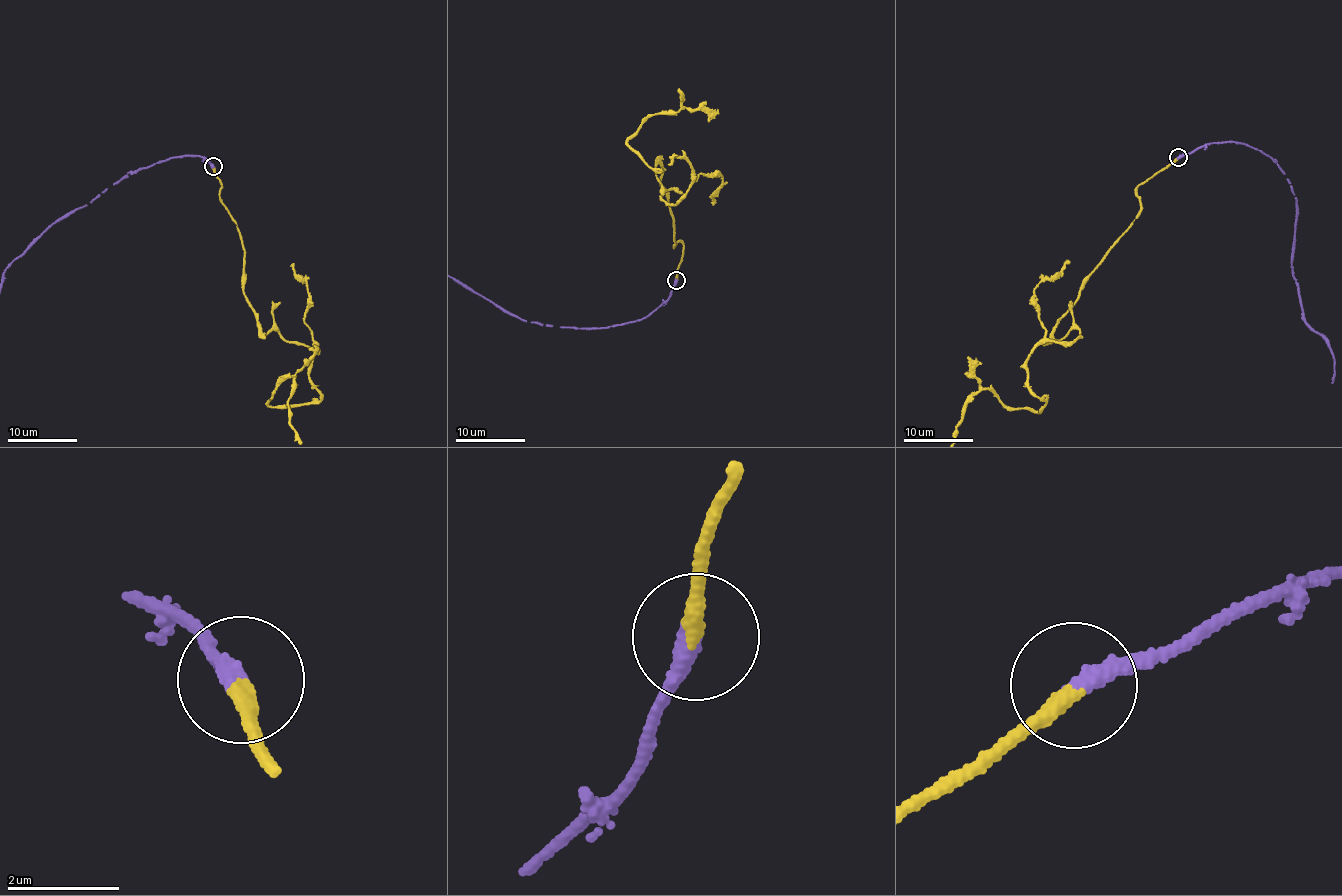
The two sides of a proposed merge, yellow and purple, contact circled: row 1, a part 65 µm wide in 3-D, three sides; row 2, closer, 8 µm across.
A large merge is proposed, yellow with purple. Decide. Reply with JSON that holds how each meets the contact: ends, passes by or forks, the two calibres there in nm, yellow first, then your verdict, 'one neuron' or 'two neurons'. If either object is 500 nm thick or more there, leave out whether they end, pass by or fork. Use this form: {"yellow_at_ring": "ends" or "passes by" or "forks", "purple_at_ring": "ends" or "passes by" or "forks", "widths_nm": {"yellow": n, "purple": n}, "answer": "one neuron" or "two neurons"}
{"yellow_at_ring": "ends", "purple_at_ring": "ends", "widths_nm": {"yellow": 320, "purple": 400}, "answer": "one neuron"}

